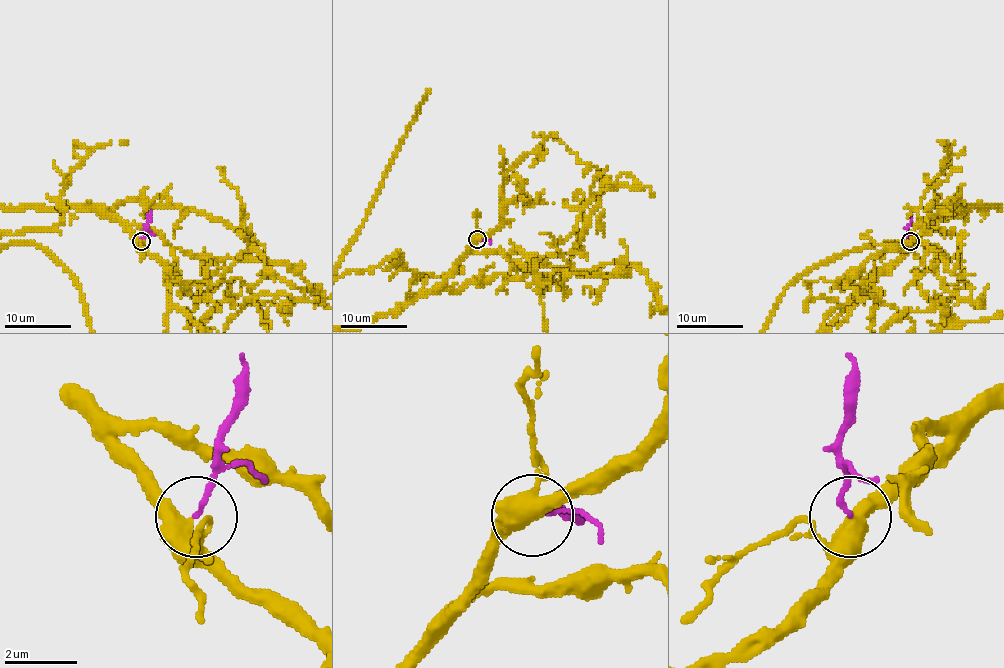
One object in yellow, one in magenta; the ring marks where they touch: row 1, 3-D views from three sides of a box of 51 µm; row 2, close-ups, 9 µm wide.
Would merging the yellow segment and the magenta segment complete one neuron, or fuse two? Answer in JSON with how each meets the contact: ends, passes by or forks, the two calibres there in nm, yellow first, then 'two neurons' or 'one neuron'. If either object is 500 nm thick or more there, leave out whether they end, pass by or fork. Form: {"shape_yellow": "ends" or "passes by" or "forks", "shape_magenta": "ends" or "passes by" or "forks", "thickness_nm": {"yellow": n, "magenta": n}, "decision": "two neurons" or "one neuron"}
{"shape_yellow": "forks", "shape_magenta": "ends", "thickness_nm": {"yellow": 400, "magenta": 120}, "decision": "one neuron"}

